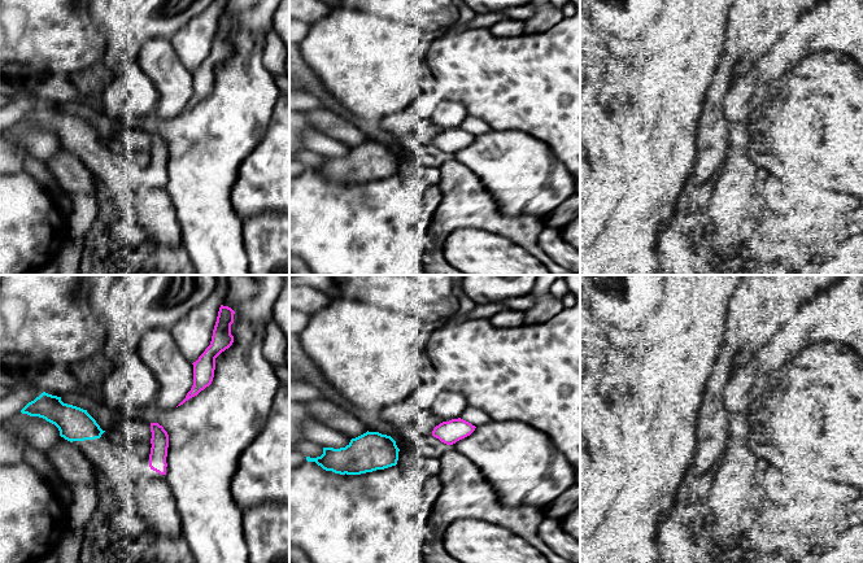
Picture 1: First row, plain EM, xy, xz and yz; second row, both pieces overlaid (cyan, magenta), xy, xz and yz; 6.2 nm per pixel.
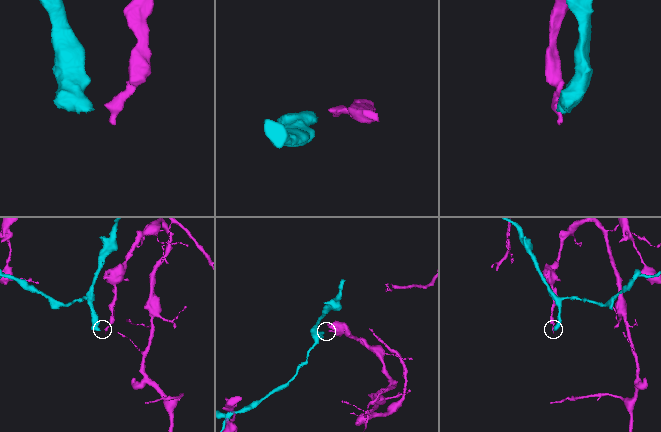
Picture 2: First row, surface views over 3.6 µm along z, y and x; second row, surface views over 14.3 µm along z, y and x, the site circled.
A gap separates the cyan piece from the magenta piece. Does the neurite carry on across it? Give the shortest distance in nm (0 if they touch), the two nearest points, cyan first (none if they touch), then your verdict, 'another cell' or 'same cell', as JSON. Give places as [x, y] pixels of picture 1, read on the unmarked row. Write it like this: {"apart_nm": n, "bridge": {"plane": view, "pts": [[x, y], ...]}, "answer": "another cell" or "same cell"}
{"apart_nm": 220, "bridge": {"plane": "xz", "pts": [[399, 158], [432, 144]]}, "answer": "another cell"}

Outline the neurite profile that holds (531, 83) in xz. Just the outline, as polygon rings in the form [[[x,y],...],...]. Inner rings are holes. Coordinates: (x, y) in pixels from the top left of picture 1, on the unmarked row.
[[[570,0],[576,12],[542,34],[497,38],[489,29],[443,34],[430,47],[427,64],[444,99],[462,102],[467,114],[487,121],[493,131],[519,130],[544,141],[580,180],[580,0]]]

